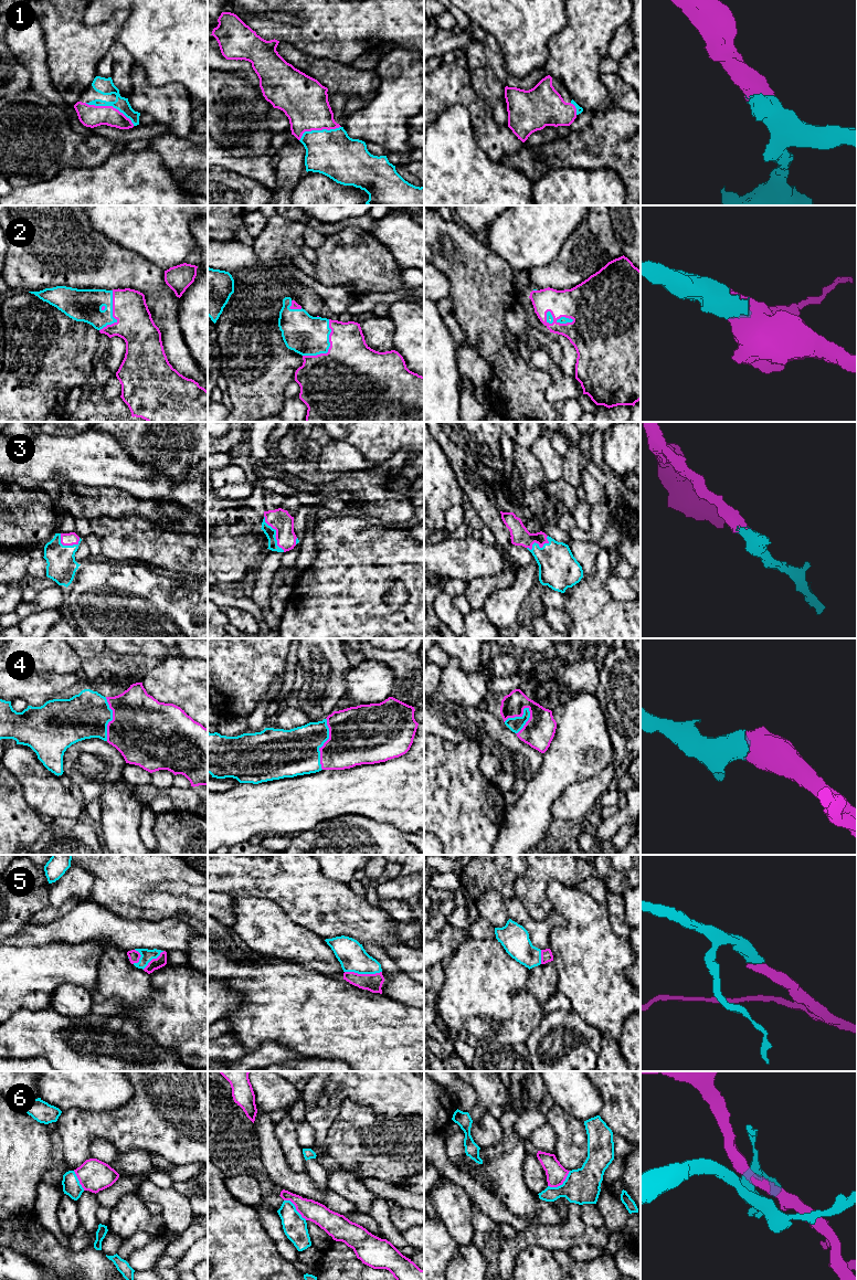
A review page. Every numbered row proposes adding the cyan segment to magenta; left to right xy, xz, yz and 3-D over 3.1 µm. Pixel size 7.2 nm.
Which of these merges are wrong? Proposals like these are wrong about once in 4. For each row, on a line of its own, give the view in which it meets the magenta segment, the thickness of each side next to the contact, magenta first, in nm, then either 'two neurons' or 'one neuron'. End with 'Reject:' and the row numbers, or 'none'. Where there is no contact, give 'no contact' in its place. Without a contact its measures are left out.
1: contact in xy; calibres 160 and 120 nm; one neuron
2: contact in xz; calibres 480 and 280 nm; one neuron
3: contact in xz; calibres 160 and 70 nm; one neuron
4: contact in yz; calibres 220 and 100 nm; one neuron
5: contact in xz; calibres 130 and 200 nm; one neuron
6: contact in yz; calibres 150 and 260 nm; two neurons
Reject: 6

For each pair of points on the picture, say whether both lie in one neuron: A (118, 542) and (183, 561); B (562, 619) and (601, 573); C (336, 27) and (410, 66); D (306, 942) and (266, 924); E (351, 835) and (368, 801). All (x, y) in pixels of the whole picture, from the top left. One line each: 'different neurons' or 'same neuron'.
A: same neuron
B: different neurons
C: different neurons
D: same neuron
E: different neurons

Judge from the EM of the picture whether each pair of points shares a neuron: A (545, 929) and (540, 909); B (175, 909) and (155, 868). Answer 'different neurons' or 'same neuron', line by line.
A: different neurons
B: same neuron

